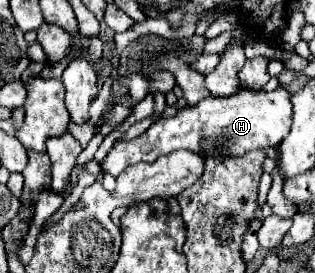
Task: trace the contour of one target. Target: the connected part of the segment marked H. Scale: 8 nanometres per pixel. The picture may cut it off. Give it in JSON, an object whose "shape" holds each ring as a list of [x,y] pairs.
{"shape":[[[279,86],[273,92],[239,90],[235,96],[203,98],[197,106],[179,108],[173,118],[161,118],[151,124],[147,132],[133,140],[123,140],[111,148],[101,162],[103,170],[117,176],[127,166],[137,162],[155,162],[163,154],[175,150],[191,150],[203,158],[207,156],[241,156],[255,148],[277,148],[291,128],[291,92]]]}

